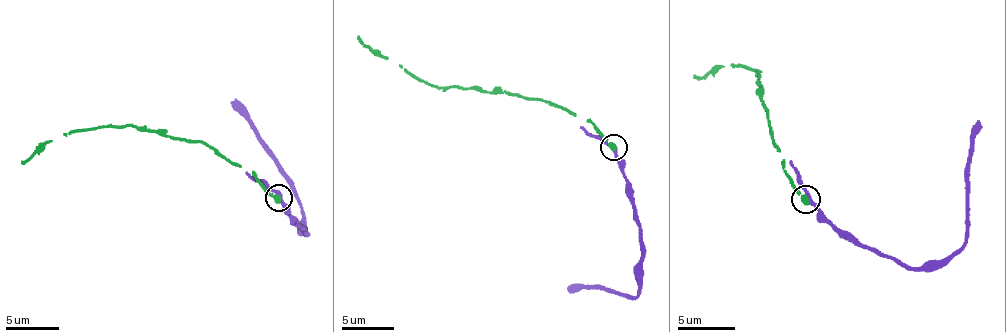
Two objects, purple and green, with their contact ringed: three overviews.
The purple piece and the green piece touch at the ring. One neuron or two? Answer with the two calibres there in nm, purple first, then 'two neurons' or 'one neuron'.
280 nm thick on the purple side, 480 nm on the other; two neurons

